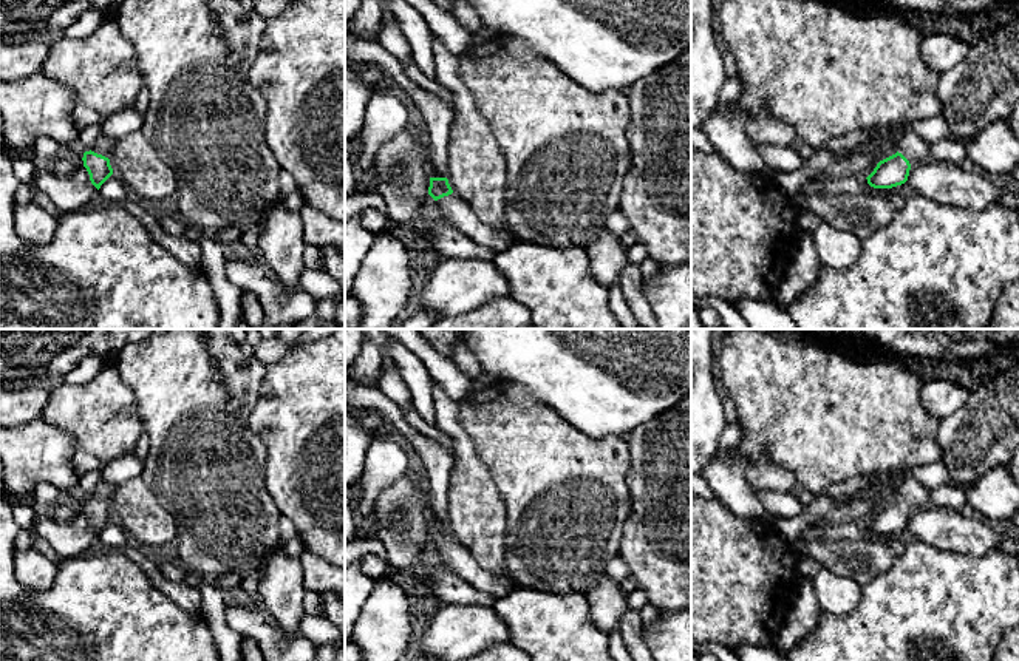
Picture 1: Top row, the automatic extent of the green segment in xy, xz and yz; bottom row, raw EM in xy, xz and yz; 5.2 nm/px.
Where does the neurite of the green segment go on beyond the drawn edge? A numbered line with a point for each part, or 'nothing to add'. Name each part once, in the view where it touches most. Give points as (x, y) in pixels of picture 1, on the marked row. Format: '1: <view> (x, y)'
1: xy (104, 145)

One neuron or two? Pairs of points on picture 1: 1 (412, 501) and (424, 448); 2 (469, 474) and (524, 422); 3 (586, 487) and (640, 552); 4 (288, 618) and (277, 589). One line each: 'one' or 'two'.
1: two
2: two
3: two
4: one

